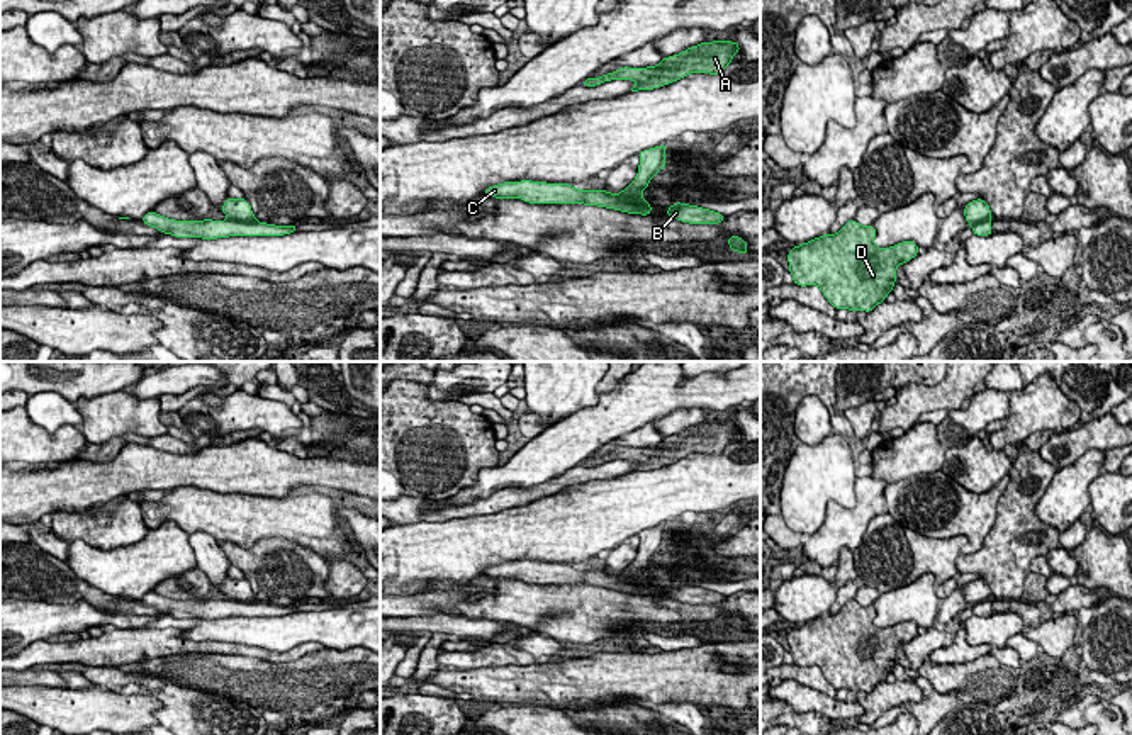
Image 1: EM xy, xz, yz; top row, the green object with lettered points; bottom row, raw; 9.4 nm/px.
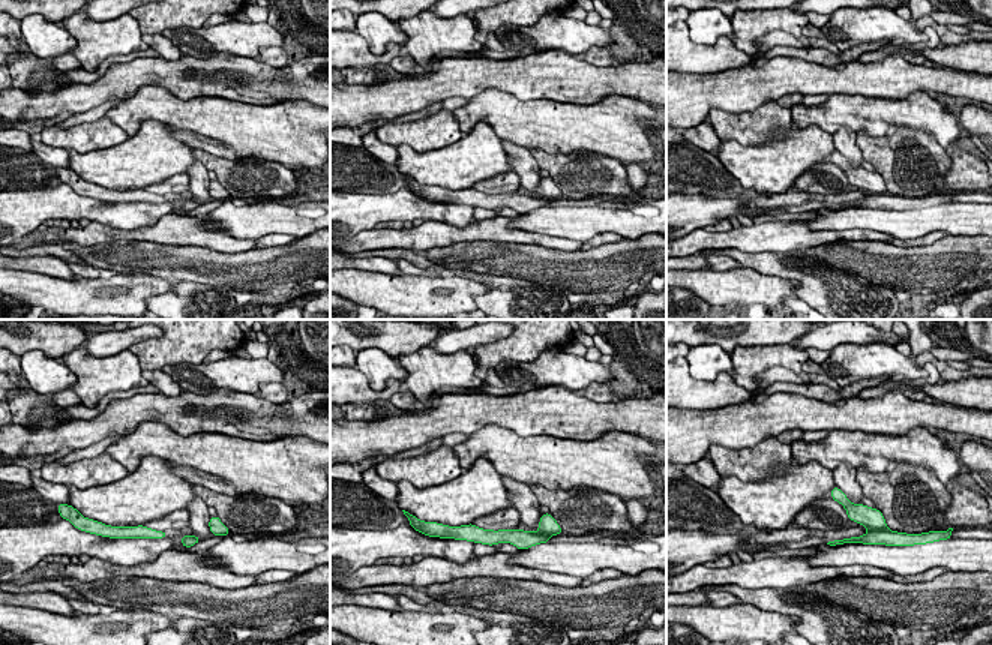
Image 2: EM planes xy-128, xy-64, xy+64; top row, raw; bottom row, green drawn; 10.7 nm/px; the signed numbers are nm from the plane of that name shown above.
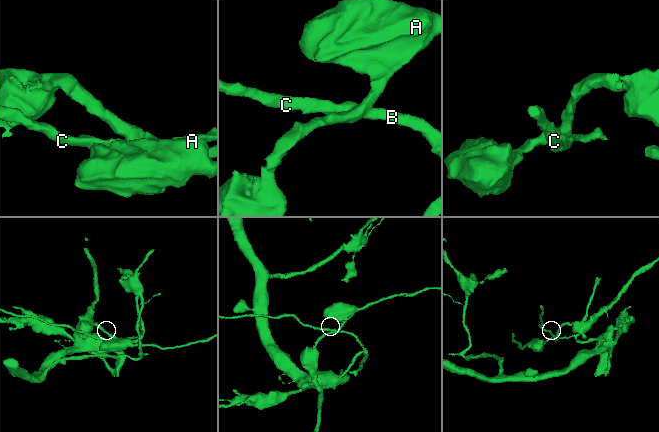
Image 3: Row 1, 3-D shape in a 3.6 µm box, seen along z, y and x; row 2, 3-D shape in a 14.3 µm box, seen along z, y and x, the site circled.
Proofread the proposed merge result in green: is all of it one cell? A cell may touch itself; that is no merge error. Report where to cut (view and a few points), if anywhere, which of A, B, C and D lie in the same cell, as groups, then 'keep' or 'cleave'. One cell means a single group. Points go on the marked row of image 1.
cut in xy along (229, 218), (257, 221); A D / B C; cleave

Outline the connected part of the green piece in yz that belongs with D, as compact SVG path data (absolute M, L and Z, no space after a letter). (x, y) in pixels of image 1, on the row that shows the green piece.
M855 219L843 224L837 234L825 233L787 253L793 283L818 285L835 309L871 312L886 300L896 283L896 268L913 260L920 250L915 241L901 241L889 248L874 244L876 227L860 226Z

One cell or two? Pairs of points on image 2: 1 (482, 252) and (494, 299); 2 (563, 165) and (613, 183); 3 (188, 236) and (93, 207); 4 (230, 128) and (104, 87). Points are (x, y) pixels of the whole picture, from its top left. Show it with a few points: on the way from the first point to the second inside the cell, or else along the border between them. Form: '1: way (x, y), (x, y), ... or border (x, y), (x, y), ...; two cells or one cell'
1: way (492, 264), (494, 287); one cell
2: way (575, 174), (601, 174); one cell
3: border (170, 212), (152, 225), (117, 230); two cells
4: border (167, 89), (141, 86), (123, 101); two cells

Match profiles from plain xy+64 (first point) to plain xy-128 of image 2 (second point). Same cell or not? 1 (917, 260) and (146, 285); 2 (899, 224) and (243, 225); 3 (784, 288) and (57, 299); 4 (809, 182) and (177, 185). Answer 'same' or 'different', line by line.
1: different
2: same
3: same
4: same

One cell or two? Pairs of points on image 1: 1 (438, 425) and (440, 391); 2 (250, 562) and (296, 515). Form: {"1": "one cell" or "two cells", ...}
{"1": "two cells", "2": "two cells"}

